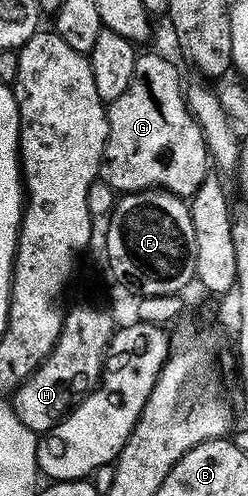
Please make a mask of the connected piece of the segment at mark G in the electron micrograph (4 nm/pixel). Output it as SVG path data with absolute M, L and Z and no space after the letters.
M139 53L136 68L132 68L132 80L128 83L128 88L124 88L122 95L116 96L116 100L109 103L106 119L108 140L104 144L98 178L104 185L118 190L117 192L161 188L189 199L211 173L210 151L206 148L198 120L191 116L186 107L184 81L178 75L177 68L164 55Z

